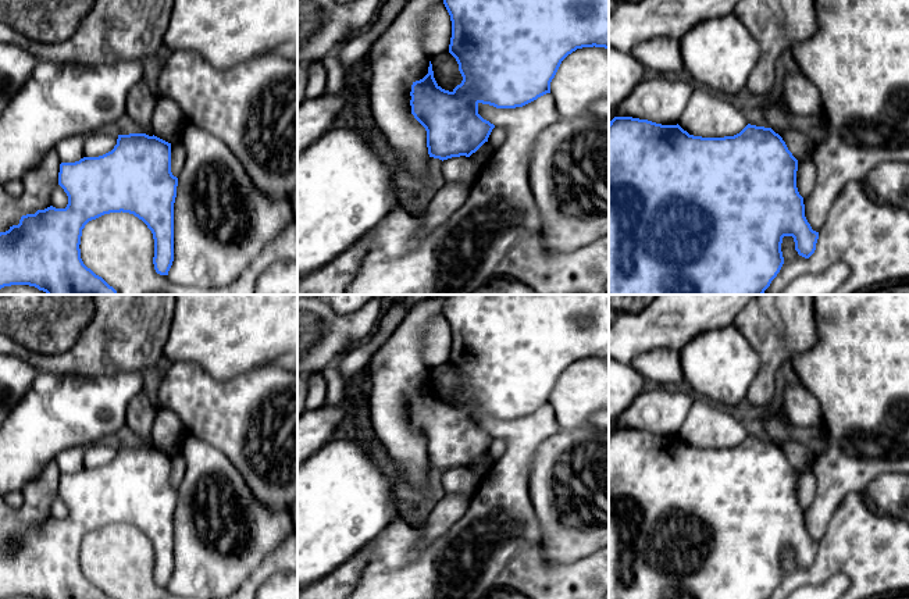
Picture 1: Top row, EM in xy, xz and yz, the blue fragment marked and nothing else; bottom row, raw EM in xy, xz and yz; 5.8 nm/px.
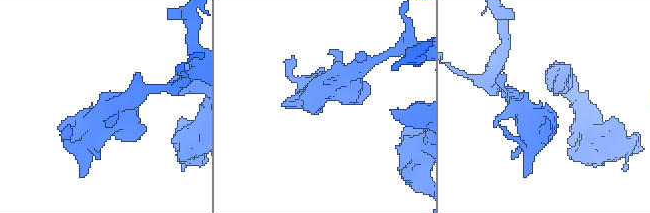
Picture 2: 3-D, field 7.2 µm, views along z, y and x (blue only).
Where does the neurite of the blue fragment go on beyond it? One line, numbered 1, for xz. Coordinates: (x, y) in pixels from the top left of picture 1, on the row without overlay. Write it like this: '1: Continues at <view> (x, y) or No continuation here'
1: No continuation here

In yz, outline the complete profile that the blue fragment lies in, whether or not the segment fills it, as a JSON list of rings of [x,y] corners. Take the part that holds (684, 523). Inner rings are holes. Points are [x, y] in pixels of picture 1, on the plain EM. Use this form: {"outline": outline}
{"outline": [[[632,428],[609,434],[609,599],[769,599],[780,584],[784,548],[792,548],[799,567],[809,570],[819,550],[805,528],[803,509],[796,499],[798,471],[771,439],[748,435],[739,445],[724,449],[689,446],[678,435],[662,436]]]}

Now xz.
{"outline": [[[450,295],[445,299],[443,315],[452,332],[449,364],[456,370],[463,388],[452,403],[442,400],[429,372],[428,385],[411,396],[411,425],[427,442],[429,468],[448,471],[470,468],[495,439],[478,425],[478,416],[496,420],[523,418],[550,404],[550,393],[562,372],[582,359],[609,361],[609,295]]]}

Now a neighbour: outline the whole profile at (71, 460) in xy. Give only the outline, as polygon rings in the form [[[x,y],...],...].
[[[75,446],[58,453],[58,456],[56,457],[56,463],[61,474],[75,474],[85,468],[83,457],[85,448]]]

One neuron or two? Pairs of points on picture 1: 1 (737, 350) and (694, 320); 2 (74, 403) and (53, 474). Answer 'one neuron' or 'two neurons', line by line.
1: two neurons
2: two neurons

